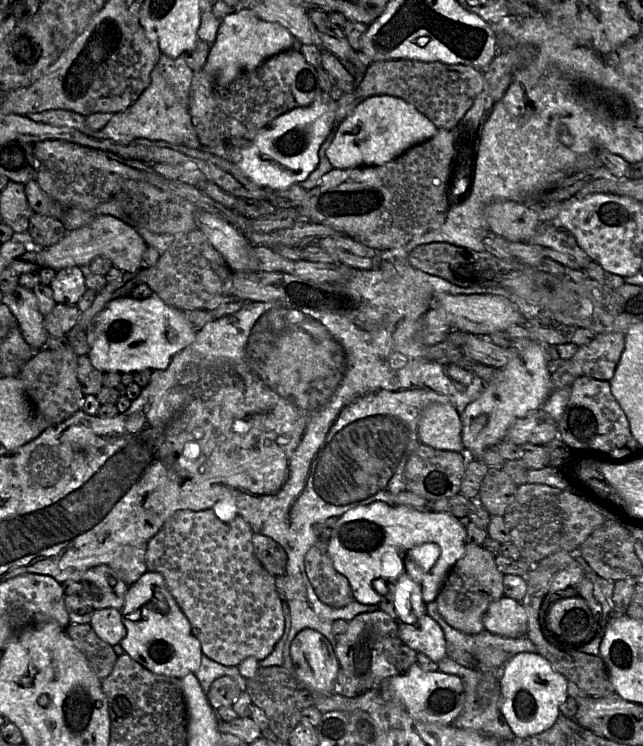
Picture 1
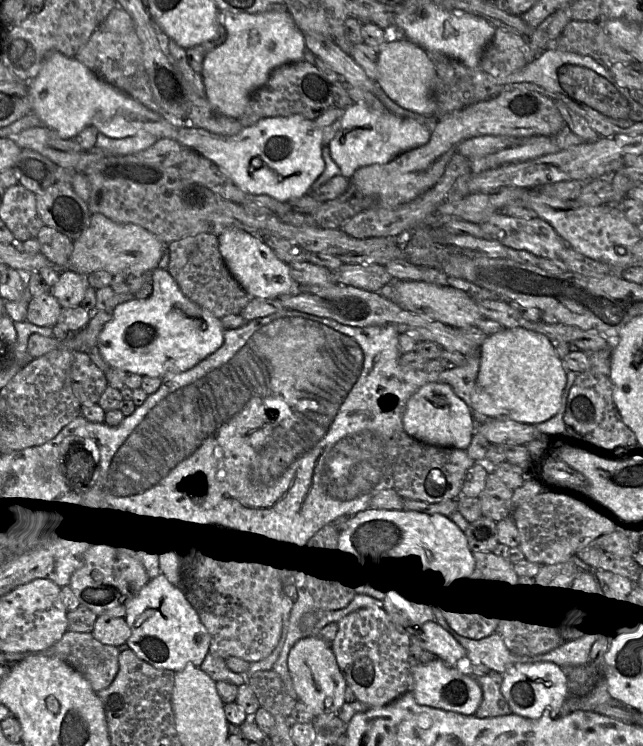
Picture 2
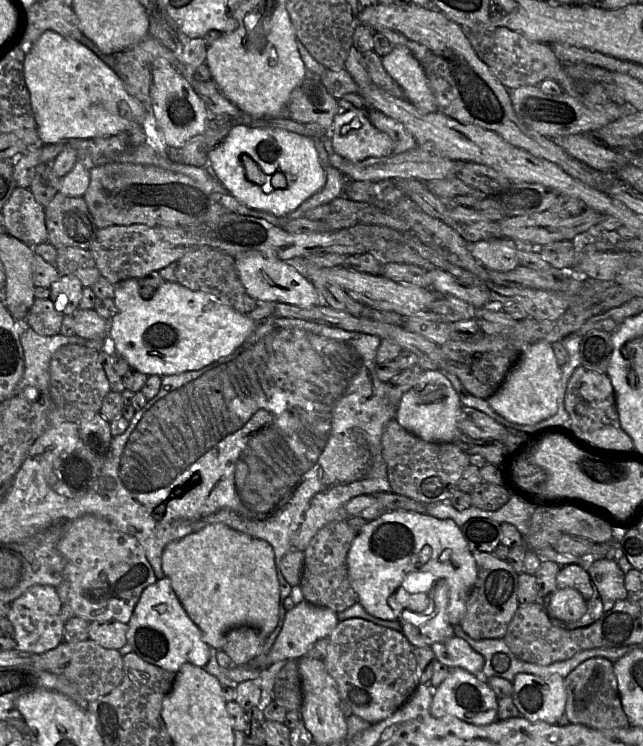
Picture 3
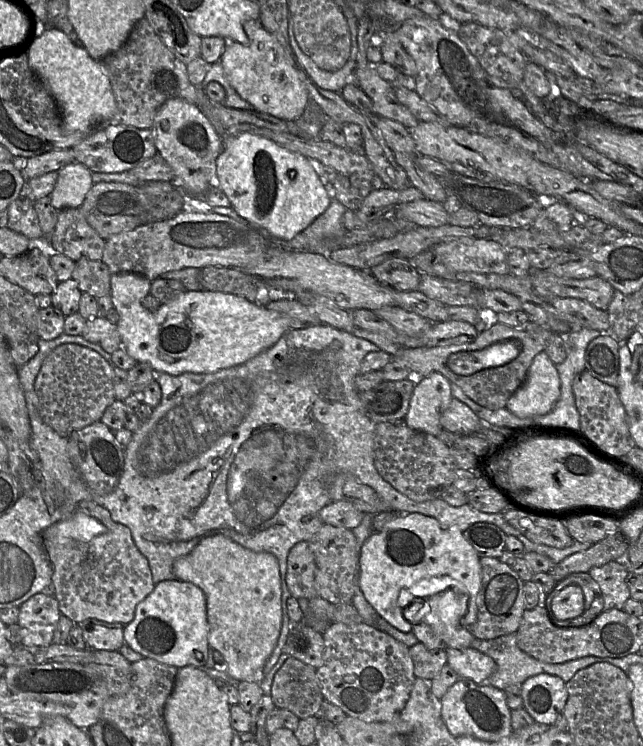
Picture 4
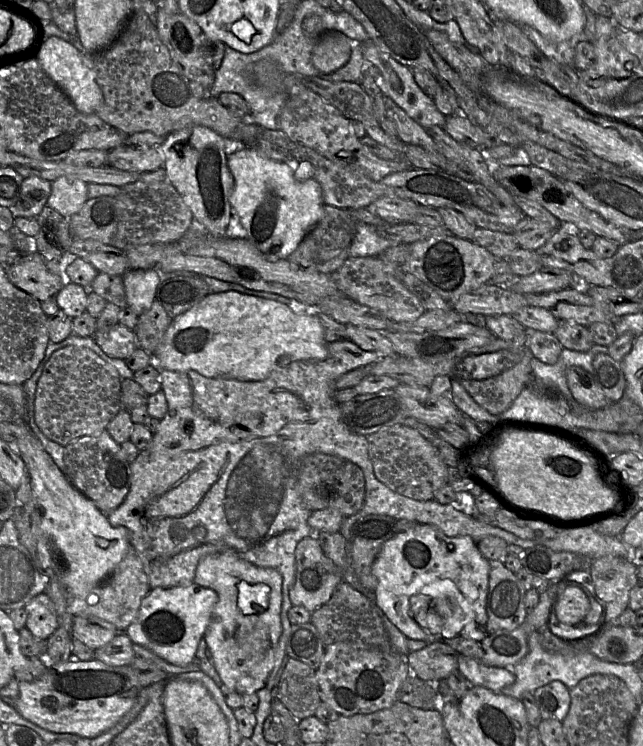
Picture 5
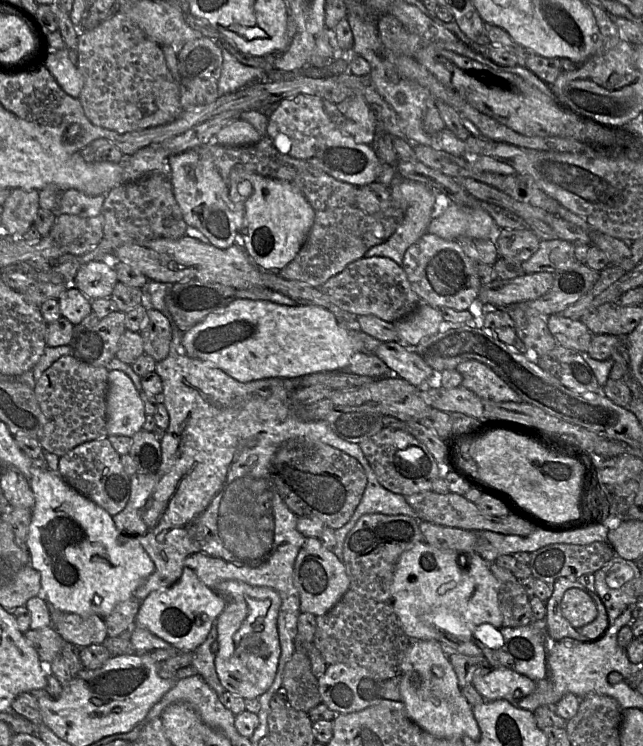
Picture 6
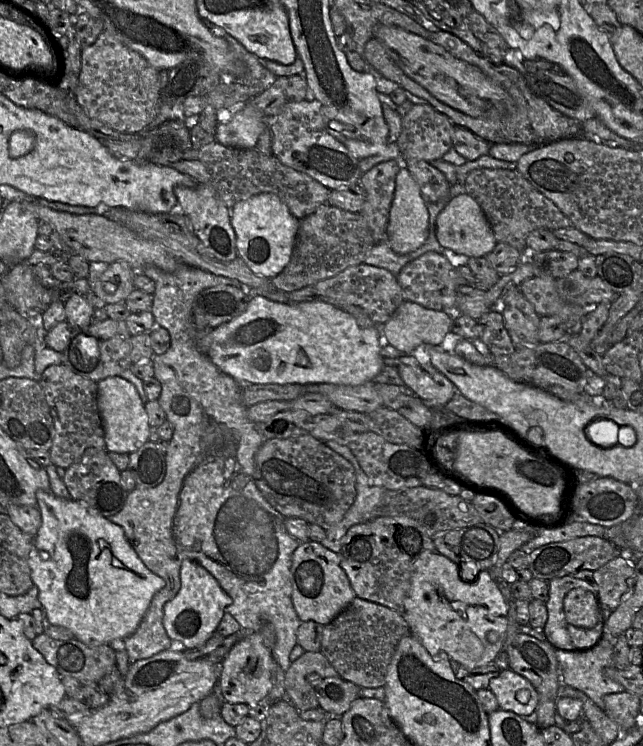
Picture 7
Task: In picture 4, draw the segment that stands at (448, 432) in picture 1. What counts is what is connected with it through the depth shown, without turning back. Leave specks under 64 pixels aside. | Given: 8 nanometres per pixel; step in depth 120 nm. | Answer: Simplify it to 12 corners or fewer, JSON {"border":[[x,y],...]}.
{"border":[[441,373],[416,377],[404,422],[437,436],[453,399]]}

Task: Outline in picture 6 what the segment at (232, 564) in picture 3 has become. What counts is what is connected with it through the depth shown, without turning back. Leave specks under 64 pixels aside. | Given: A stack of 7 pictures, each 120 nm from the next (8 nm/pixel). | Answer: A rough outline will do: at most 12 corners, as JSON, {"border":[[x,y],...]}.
{"border":[[236,580],[211,589],[217,676],[258,699],[279,663],[281,599]]}

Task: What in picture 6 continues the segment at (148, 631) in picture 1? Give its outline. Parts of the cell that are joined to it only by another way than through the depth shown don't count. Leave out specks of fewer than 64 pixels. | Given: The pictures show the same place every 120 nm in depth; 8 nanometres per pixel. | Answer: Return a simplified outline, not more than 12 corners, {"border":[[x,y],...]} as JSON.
{"border":[[191,568],[151,592],[134,625],[183,652],[226,601]]}

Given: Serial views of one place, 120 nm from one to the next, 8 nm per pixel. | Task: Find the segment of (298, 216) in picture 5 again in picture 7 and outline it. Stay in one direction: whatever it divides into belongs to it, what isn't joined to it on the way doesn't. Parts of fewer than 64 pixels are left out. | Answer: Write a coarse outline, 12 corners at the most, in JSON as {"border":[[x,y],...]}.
{"border":[[273,193],[231,208],[238,256],[272,279],[300,220]]}

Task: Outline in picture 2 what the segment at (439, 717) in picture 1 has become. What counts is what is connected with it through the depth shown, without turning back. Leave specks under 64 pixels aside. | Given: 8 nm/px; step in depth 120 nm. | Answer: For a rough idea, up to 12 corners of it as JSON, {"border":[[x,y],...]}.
{"border":[[441,659],[412,667],[420,705],[466,716],[483,699],[474,677]]}

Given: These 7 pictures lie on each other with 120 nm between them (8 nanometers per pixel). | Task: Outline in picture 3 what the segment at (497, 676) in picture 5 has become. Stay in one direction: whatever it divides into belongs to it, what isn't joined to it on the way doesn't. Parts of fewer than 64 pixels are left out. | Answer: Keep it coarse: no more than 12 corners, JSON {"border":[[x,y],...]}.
{"border":[[453,636],[431,646],[449,668],[480,675],[483,656]]}

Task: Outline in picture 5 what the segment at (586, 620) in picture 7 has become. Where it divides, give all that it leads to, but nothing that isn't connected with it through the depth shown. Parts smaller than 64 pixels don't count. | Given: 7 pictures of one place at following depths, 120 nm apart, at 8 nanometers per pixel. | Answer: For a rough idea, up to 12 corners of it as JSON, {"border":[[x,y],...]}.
{"border":[[560,585],[553,610],[579,626],[590,610],[584,591]]}

